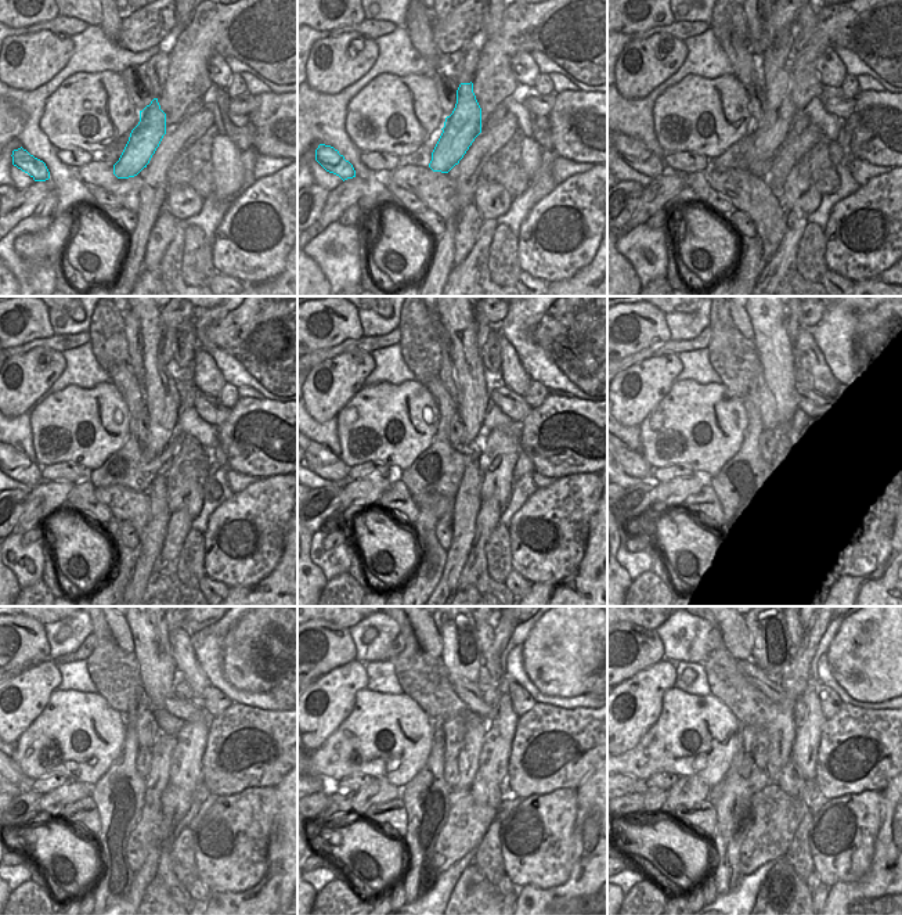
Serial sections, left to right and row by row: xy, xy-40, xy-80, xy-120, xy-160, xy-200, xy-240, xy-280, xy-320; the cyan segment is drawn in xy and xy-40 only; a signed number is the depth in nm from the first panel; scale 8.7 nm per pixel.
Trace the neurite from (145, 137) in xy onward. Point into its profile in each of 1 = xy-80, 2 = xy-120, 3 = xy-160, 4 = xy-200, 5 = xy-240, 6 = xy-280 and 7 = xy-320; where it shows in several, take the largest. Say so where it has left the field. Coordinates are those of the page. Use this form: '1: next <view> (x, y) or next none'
1: next xy-80 (768, 136)
2: next xy-120 (162, 399)
3: next xy-160 (473, 402)
4: next xy-200 (775, 350)
5: next xy-240 (152, 649)
6: next xy-280 (462, 652)
7: next xy-320 (772, 649)

